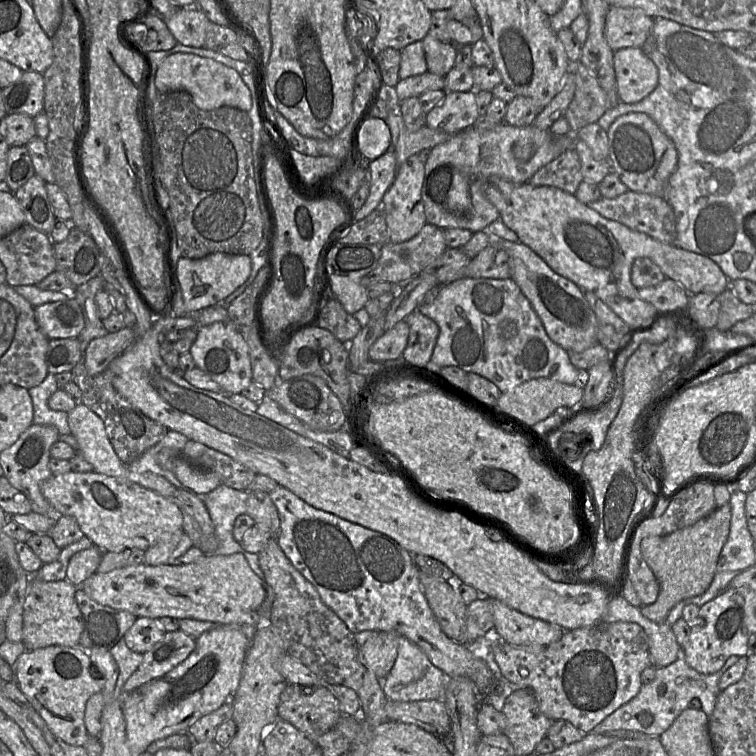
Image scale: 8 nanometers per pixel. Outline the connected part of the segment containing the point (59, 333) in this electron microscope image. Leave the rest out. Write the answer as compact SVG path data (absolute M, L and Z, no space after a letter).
M75 298L42 304L34 309L36 322L49 339L78 338L84 328L81 307Z

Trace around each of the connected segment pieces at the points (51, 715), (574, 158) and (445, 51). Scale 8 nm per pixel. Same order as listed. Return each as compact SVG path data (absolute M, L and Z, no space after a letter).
M47 646L36 650L24 651L16 661L16 682L28 698L30 705L40 714L49 730L65 743L84 746L89 739L84 723L86 702L89 697L102 691L105 677L96 678L90 674L92 664L90 657L79 647Z
M573 147L540 168L528 182L534 186L556 187L575 195L583 180L580 157Z
M429 33L421 41L428 71L445 77L455 65L457 46L451 41L442 42Z

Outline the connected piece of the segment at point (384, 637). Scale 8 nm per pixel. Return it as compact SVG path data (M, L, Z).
M364 631L356 635L366 667L378 679L386 677L398 655L398 638L404 636L382 631Z

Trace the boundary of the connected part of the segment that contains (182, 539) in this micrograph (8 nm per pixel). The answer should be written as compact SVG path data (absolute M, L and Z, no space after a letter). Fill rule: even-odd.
M180 530L150 547L145 552L144 563L150 566L172 565L173 560L184 555L192 546L190 537Z

